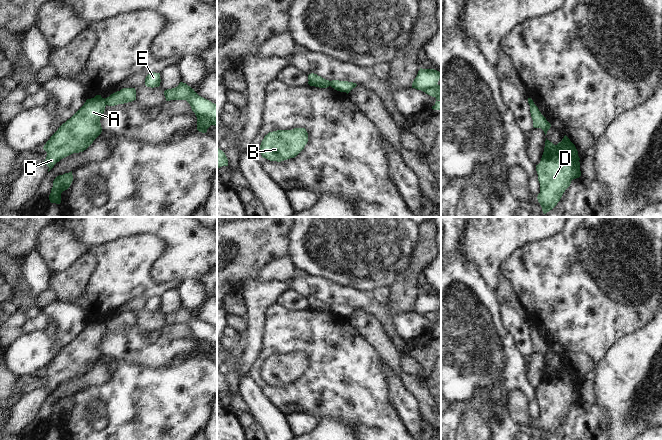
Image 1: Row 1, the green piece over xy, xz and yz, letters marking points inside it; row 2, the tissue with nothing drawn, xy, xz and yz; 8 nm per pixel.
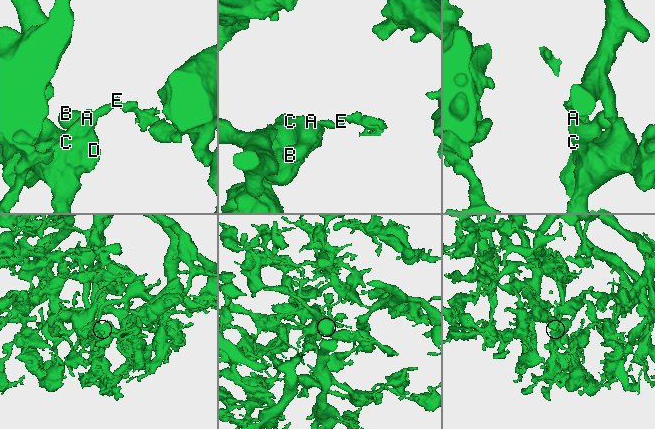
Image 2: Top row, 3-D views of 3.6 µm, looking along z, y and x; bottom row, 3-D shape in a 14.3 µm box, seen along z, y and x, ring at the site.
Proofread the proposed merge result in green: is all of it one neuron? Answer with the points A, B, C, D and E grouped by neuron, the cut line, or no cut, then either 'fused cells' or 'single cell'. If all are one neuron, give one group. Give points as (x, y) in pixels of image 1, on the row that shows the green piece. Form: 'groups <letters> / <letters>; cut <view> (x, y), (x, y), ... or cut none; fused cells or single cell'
groups A B C D / E; cut xy (103, 99), (106, 104); fused cells

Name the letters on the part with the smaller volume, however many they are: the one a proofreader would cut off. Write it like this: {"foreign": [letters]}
{"foreign": ["E"]}

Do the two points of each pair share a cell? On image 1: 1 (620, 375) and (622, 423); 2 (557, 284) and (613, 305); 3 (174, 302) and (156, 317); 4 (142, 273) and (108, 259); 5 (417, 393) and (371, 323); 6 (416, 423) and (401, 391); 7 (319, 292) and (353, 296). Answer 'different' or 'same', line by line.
1: same
2: same
3: different
4: same
5: same
6: same
7: same

